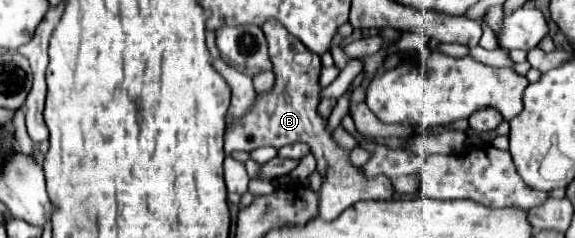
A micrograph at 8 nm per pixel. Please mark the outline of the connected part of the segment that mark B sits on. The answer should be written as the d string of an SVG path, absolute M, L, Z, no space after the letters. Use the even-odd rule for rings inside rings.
M269 20L263 26L267 44L269 44L269 58L273 62L275 84L267 92L257 92L253 106L243 116L235 118L235 122L225 130L225 154L231 152L251 152L261 146L281 146L293 142L307 142L311 152L317 160L317 170L323 176L323 186L319 190L319 218L333 220L345 208L359 200L391 200L395 190L389 178L363 178L361 168L349 162L349 150L341 148L329 128L327 118L317 112L321 102L321 58L311 54L307 46L303 46L293 34L289 34L279 22Z

